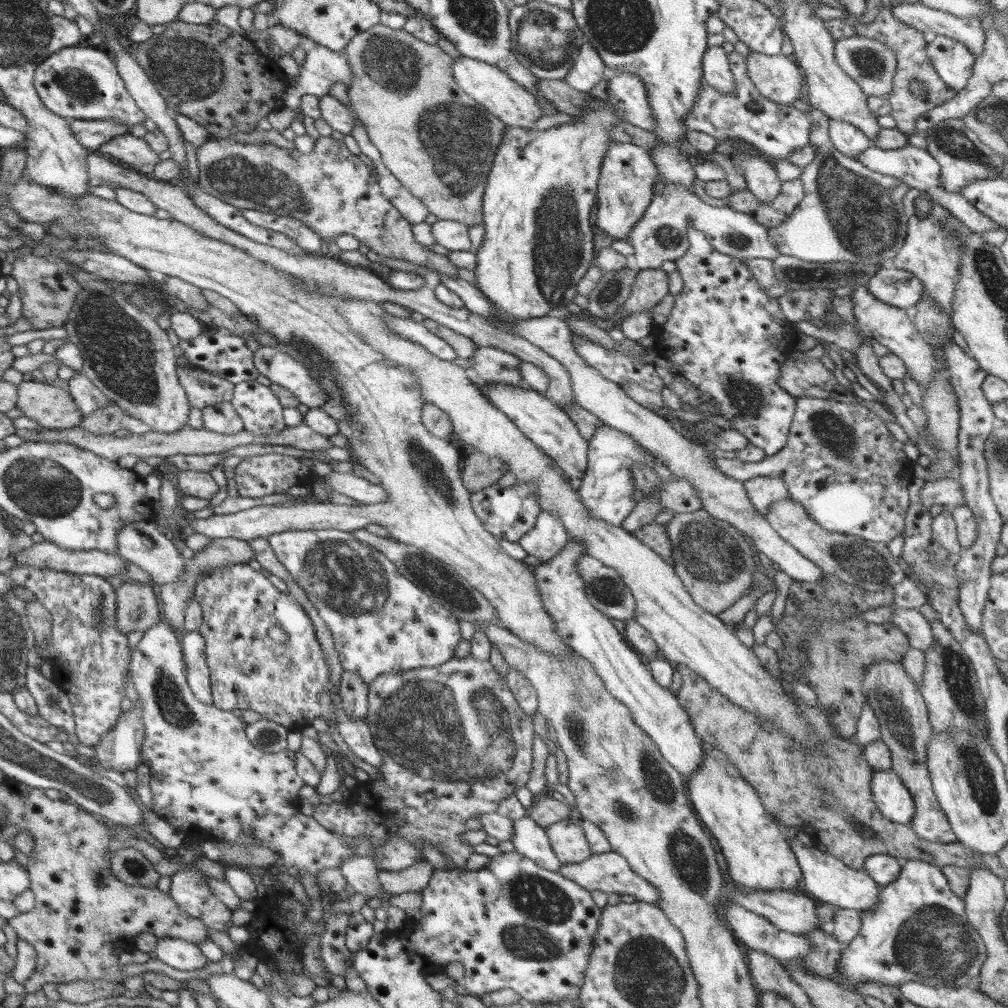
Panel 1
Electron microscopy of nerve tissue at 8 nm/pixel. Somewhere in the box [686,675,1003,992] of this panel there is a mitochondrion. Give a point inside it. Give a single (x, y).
(933, 943)

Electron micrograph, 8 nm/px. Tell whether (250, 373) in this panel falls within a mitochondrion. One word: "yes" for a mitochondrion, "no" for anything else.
no

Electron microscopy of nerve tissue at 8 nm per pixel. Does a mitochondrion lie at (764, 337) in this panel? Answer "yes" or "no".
no

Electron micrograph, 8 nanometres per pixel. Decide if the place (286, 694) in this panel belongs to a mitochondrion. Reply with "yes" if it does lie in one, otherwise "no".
no

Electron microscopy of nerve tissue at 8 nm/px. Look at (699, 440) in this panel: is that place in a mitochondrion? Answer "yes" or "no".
no

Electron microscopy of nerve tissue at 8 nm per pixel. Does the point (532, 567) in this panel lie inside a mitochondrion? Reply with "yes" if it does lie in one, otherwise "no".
no

